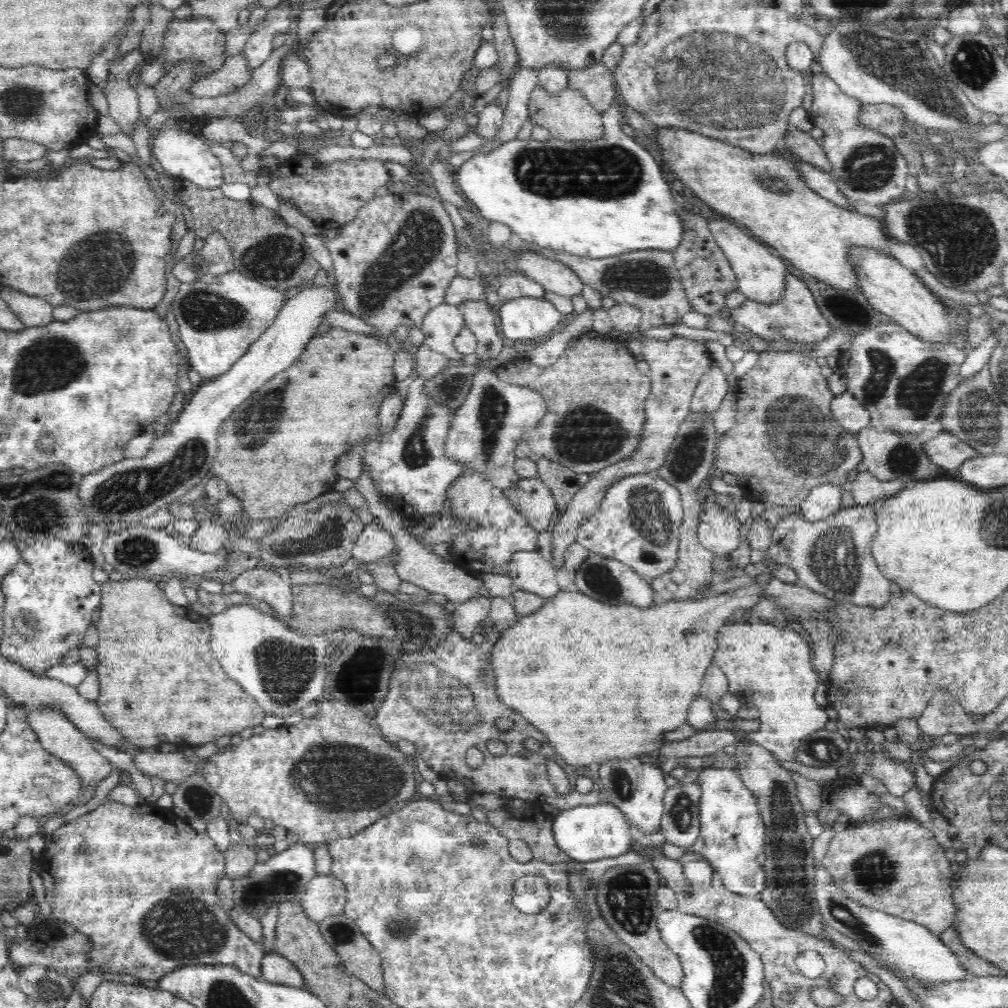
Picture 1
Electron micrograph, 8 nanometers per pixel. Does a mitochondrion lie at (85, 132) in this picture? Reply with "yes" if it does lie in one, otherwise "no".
no

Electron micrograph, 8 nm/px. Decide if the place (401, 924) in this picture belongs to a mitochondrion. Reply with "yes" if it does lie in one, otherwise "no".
yes

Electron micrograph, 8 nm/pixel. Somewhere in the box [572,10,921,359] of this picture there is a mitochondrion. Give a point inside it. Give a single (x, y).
(706, 72)

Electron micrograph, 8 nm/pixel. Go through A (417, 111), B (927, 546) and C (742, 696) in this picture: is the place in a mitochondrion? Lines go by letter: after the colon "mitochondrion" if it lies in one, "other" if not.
A: other
B: other
C: other

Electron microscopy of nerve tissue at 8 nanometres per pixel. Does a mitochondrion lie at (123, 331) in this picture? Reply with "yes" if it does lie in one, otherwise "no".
yes

